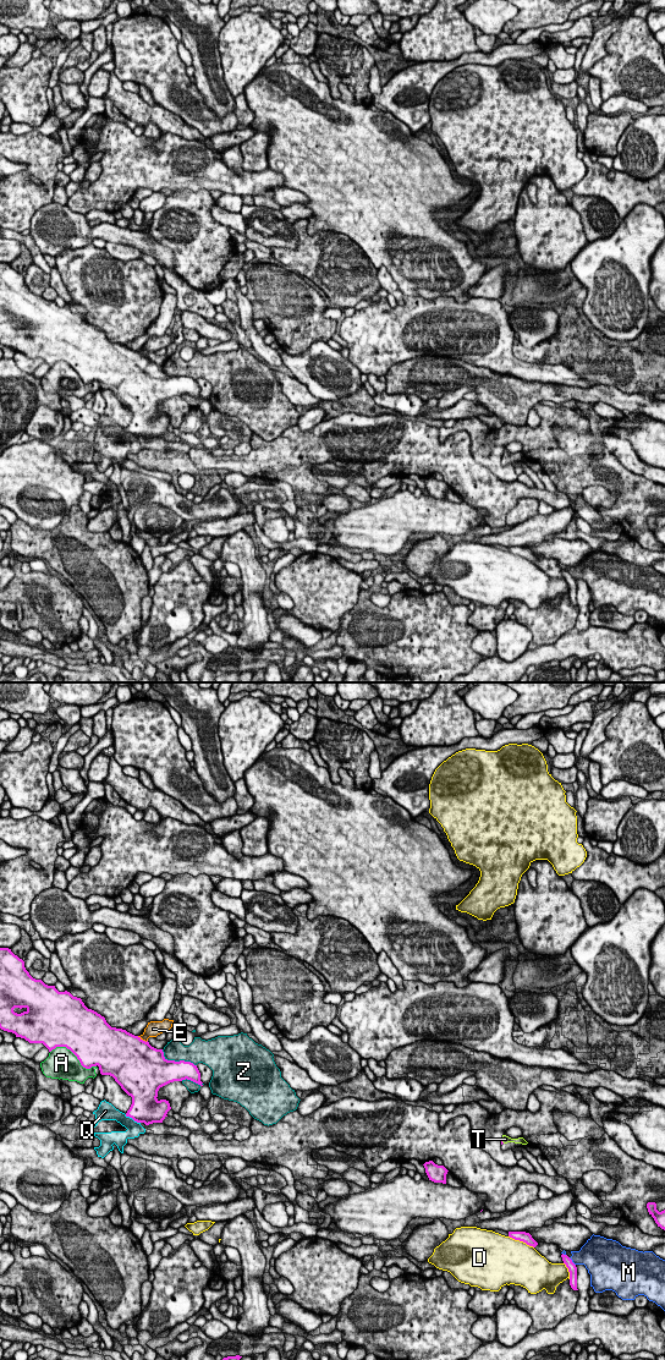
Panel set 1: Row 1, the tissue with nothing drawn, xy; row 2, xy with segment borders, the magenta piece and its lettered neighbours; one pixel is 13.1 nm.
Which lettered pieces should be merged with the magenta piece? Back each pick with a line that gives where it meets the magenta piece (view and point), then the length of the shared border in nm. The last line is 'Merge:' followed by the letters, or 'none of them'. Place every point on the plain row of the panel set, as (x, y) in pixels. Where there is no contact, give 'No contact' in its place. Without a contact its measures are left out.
T: No contact
Merge: T

